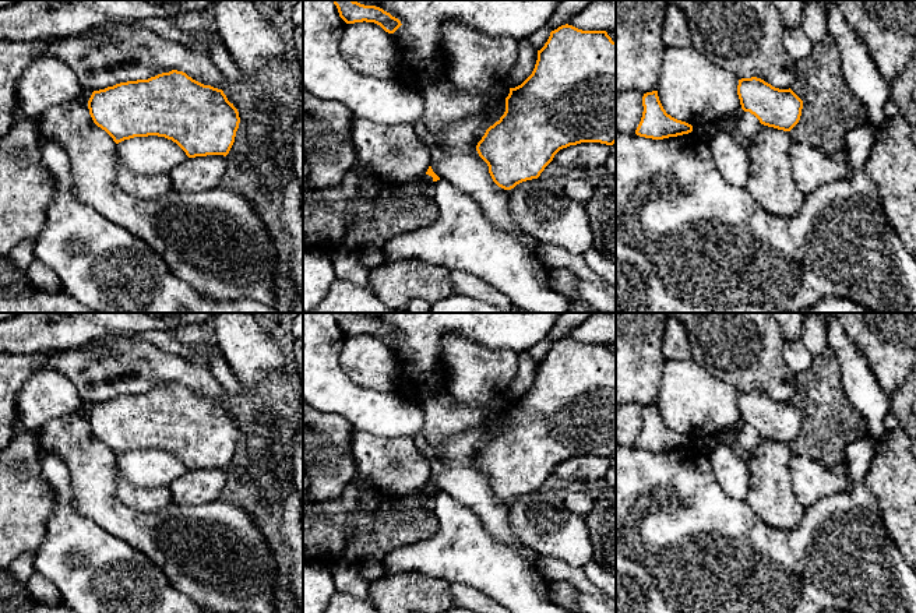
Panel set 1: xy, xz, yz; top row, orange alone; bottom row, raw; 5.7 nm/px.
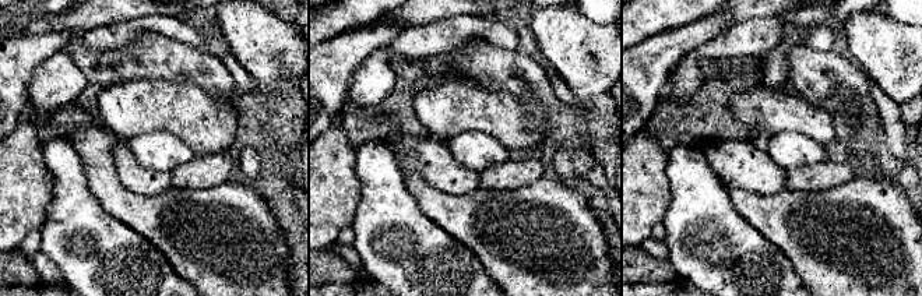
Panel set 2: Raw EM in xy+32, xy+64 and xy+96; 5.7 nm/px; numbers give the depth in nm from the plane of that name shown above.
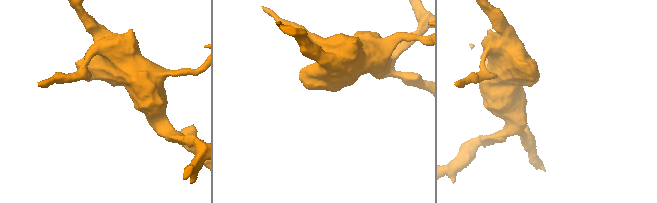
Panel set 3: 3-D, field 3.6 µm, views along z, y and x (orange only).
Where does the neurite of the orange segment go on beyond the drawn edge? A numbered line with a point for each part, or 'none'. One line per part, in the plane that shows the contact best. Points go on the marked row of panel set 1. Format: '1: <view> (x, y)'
none

